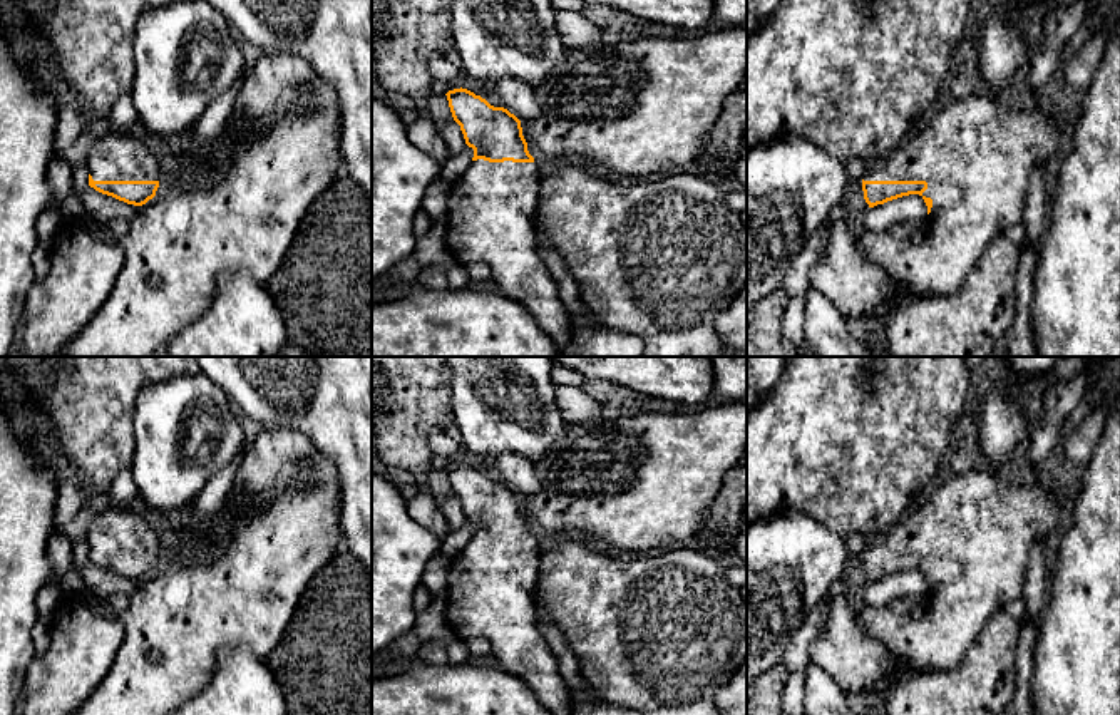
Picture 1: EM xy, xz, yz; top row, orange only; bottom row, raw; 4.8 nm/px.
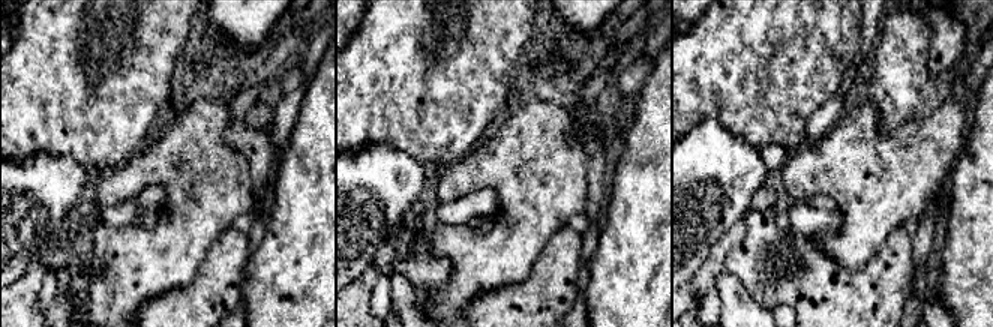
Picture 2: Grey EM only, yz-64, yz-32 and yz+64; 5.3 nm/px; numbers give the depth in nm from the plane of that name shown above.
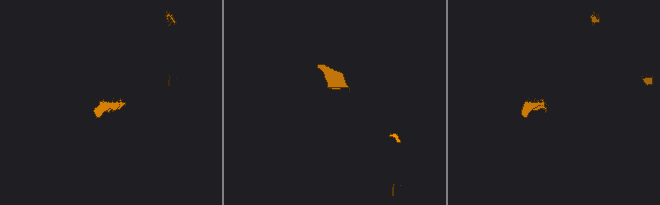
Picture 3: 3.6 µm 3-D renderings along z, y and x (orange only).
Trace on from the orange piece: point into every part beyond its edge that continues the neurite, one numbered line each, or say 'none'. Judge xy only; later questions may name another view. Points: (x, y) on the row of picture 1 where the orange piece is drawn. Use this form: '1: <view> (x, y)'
1: xy (119, 156)

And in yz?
1: yz (976, 156)

